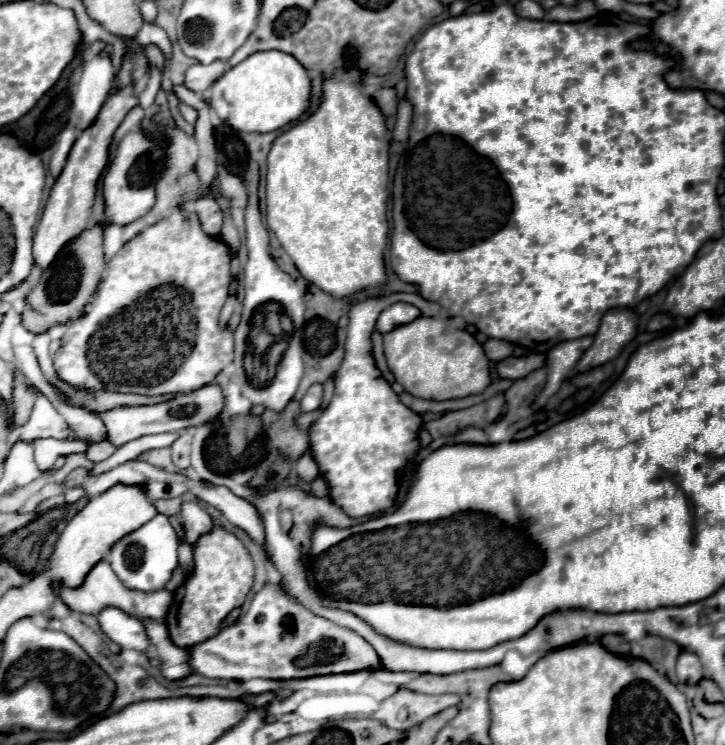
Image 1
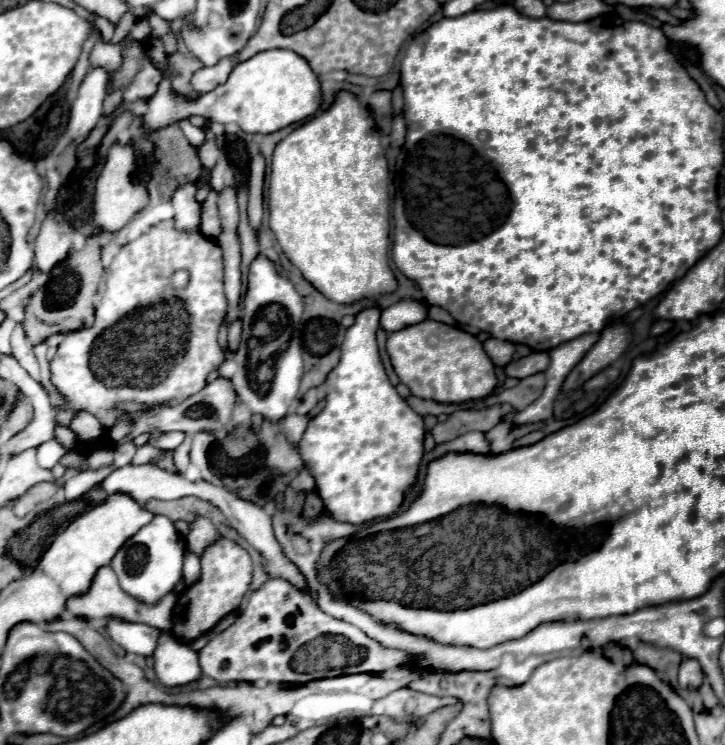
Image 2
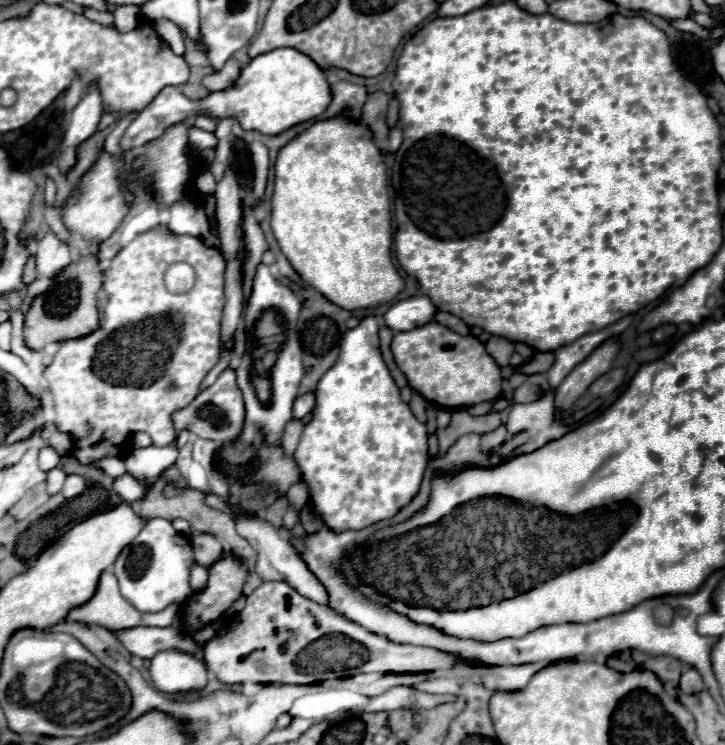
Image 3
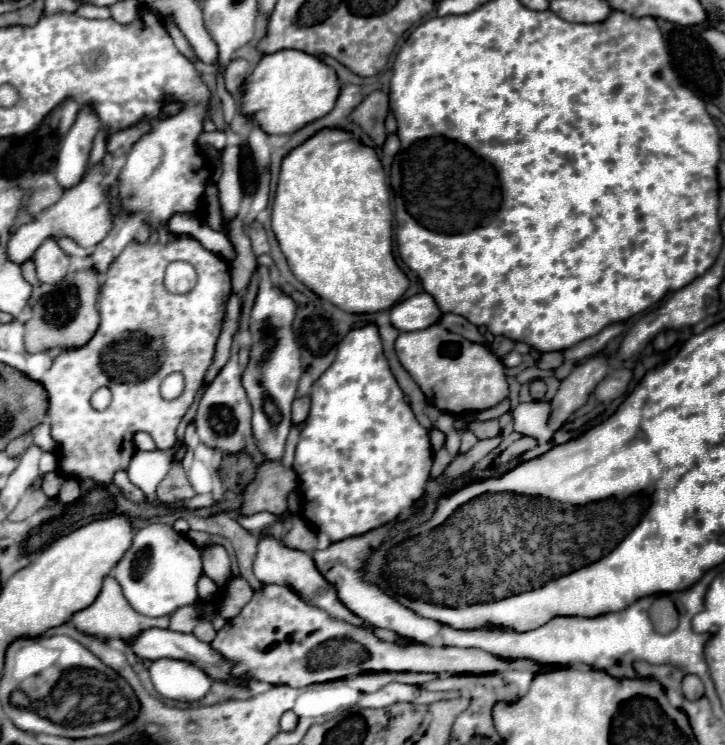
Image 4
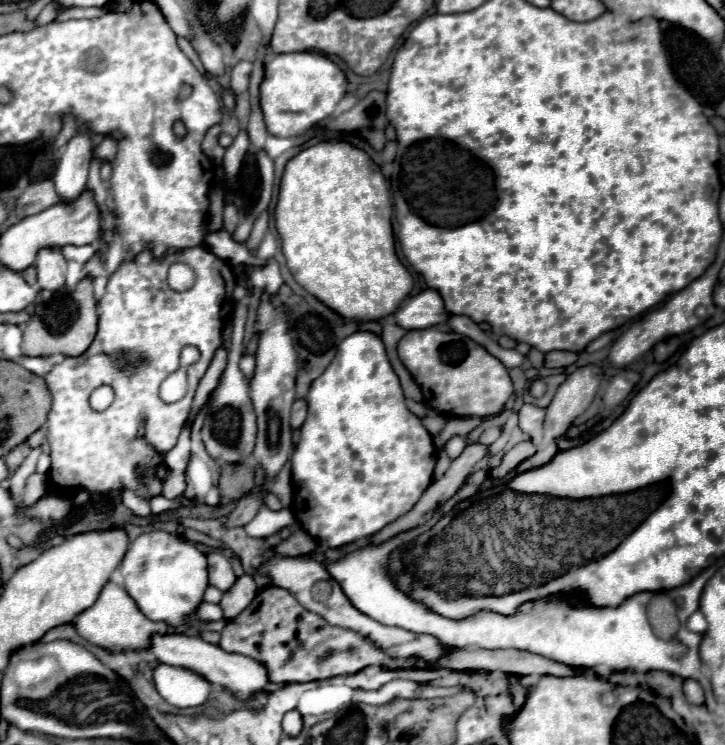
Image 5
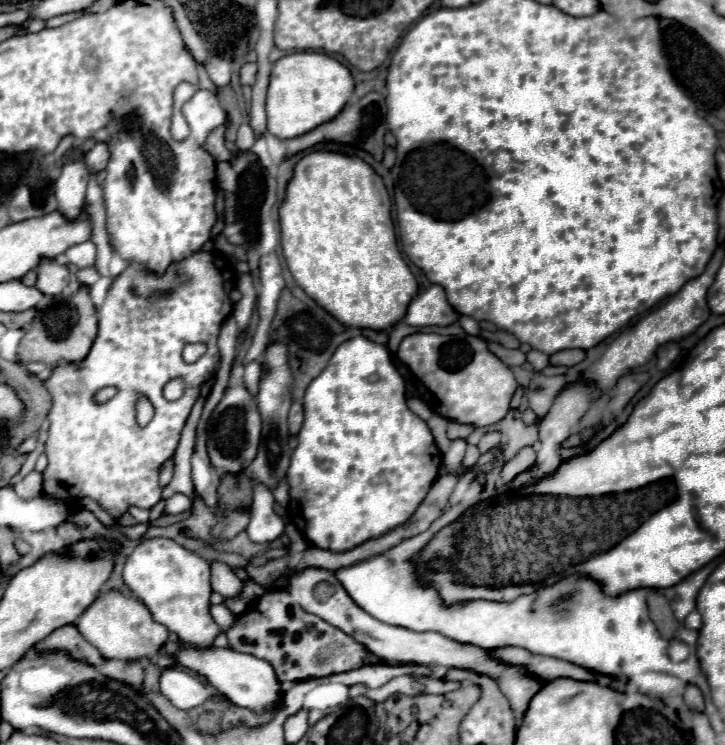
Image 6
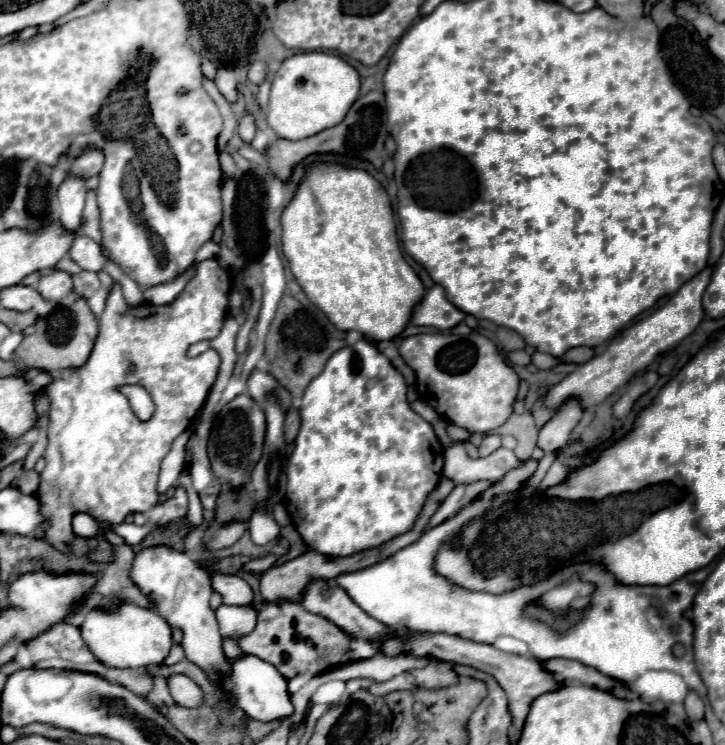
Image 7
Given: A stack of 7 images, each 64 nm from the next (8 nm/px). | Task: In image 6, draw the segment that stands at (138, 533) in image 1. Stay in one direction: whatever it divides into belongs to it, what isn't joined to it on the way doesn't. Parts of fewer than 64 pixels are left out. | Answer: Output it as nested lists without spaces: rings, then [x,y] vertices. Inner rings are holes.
[[[152,538],[138,544],[124,564],[124,582],[138,600],[152,612],[154,620],[162,622],[170,632],[180,636],[188,648],[212,648],[220,634],[212,620],[210,608],[210,566],[194,552],[182,548],[168,538]]]

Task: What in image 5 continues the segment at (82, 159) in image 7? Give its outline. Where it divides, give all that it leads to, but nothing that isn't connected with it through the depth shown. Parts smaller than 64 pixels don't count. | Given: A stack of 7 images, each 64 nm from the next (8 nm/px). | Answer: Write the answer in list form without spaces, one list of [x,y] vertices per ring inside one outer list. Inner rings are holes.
[[[108,136],[98,146],[94,146],[94,150],[92,150],[92,156],[100,162],[112,162],[114,154],[116,154],[116,140],[112,140]]]

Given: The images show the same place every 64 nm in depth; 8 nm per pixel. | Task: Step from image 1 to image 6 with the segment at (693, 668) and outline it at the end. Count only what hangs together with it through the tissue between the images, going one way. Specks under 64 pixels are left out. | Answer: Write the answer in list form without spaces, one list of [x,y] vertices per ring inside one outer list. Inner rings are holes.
[[[686,686],[684,702],[692,712],[704,712],[704,698],[696,686]]]

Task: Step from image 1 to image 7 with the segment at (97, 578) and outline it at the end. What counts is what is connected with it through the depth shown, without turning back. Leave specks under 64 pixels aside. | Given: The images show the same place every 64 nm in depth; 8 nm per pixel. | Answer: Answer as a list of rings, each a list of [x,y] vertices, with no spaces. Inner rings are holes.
[[[124,602],[116,614],[102,614],[98,610],[90,610],[80,630],[90,652],[108,668],[160,666],[172,648],[170,624],[158,612],[128,602]]]

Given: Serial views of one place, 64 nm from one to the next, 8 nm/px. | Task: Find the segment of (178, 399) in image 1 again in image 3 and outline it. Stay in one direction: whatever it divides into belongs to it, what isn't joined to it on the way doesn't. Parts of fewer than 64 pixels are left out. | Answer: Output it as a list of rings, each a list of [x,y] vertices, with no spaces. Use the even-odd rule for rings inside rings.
[[[226,368],[210,388],[206,388],[192,400],[190,406],[186,406],[174,414],[174,426],[176,426],[176,430],[190,430],[198,438],[214,440],[220,444],[232,444],[242,434],[244,418],[246,418],[244,398],[236,384],[236,372],[232,368]]]

